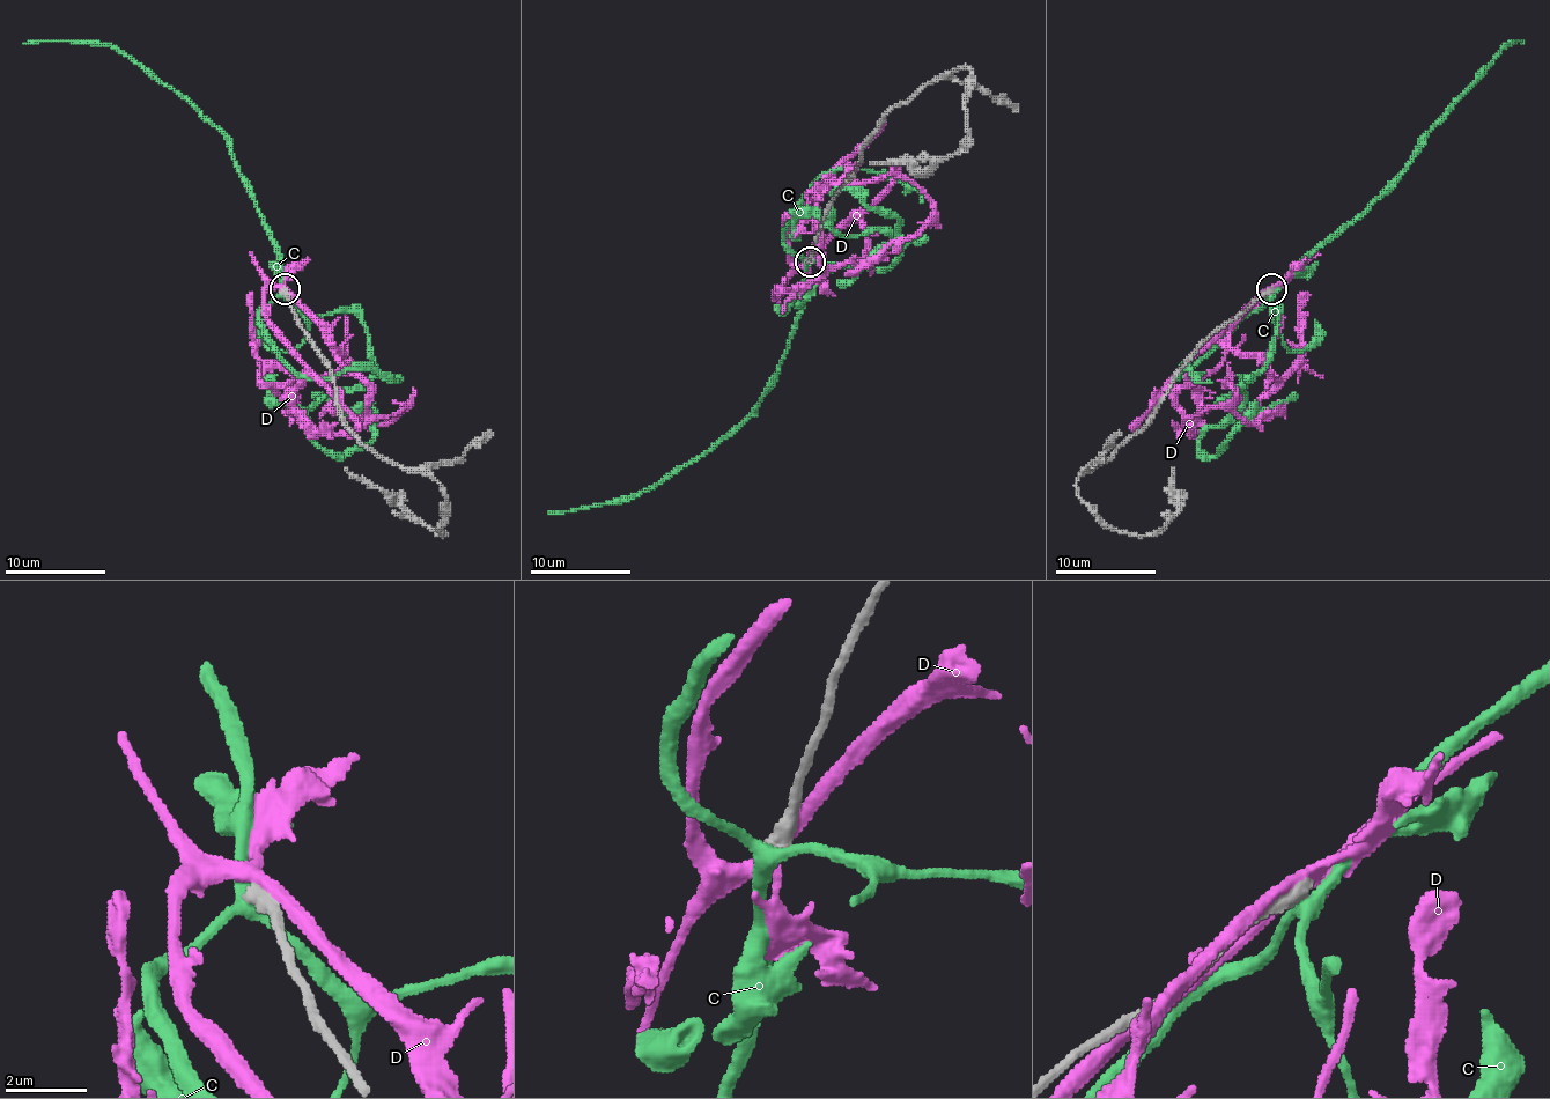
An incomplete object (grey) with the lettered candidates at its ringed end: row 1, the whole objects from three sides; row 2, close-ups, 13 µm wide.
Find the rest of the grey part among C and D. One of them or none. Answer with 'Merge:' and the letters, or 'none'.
Merge: none

